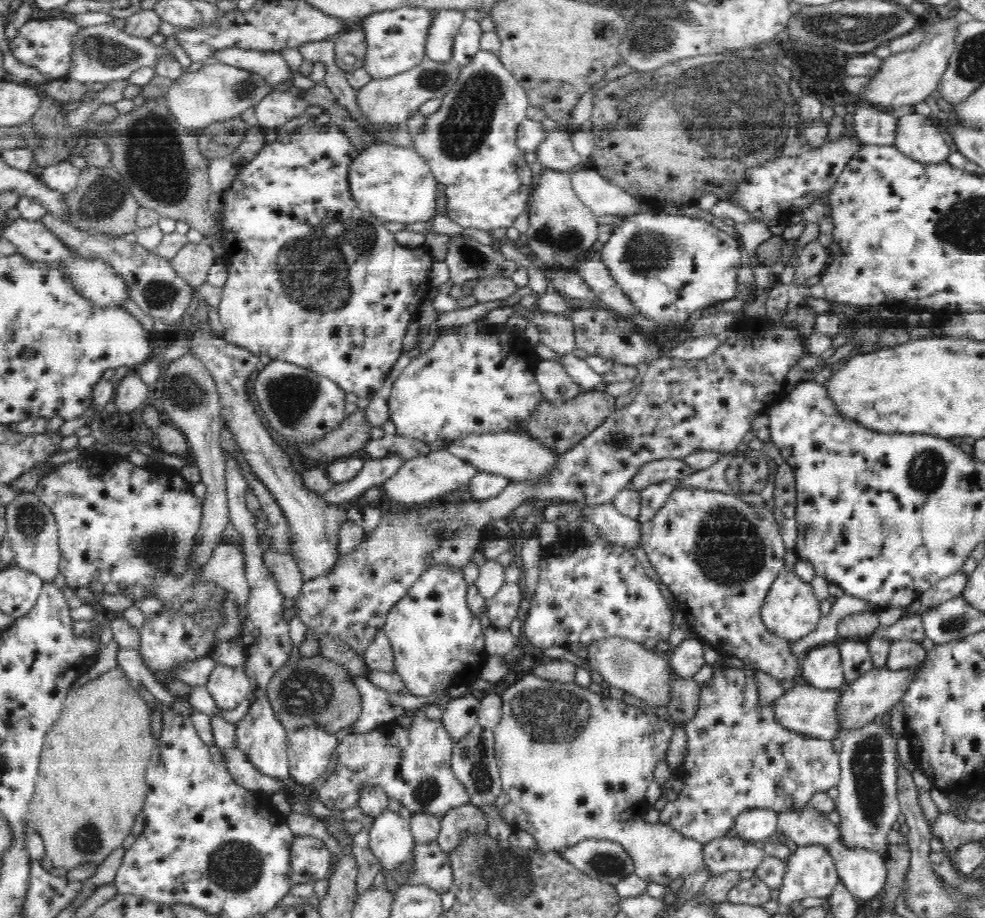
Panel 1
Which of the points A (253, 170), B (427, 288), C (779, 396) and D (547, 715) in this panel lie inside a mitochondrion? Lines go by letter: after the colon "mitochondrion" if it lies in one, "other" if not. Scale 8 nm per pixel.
A: other
B: other
C: other
D: mitochondrion

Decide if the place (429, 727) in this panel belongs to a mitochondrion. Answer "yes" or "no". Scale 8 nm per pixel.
no

